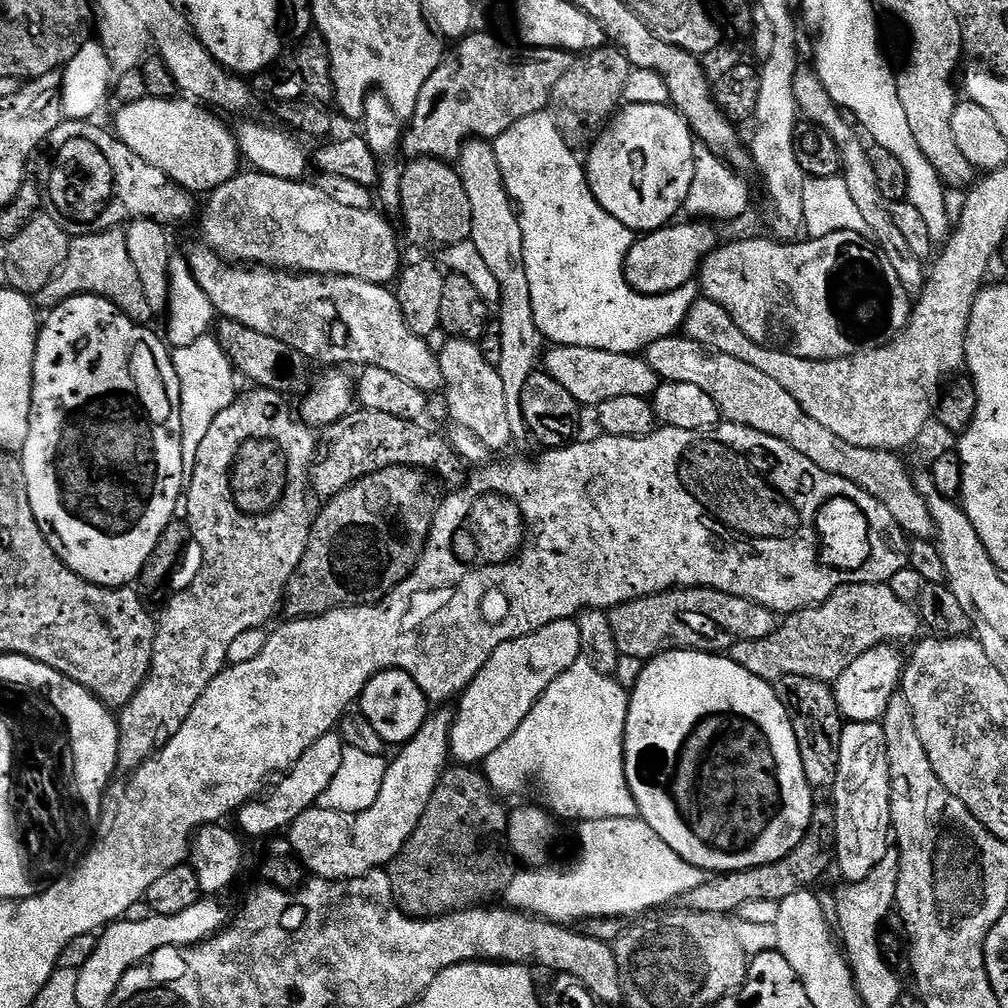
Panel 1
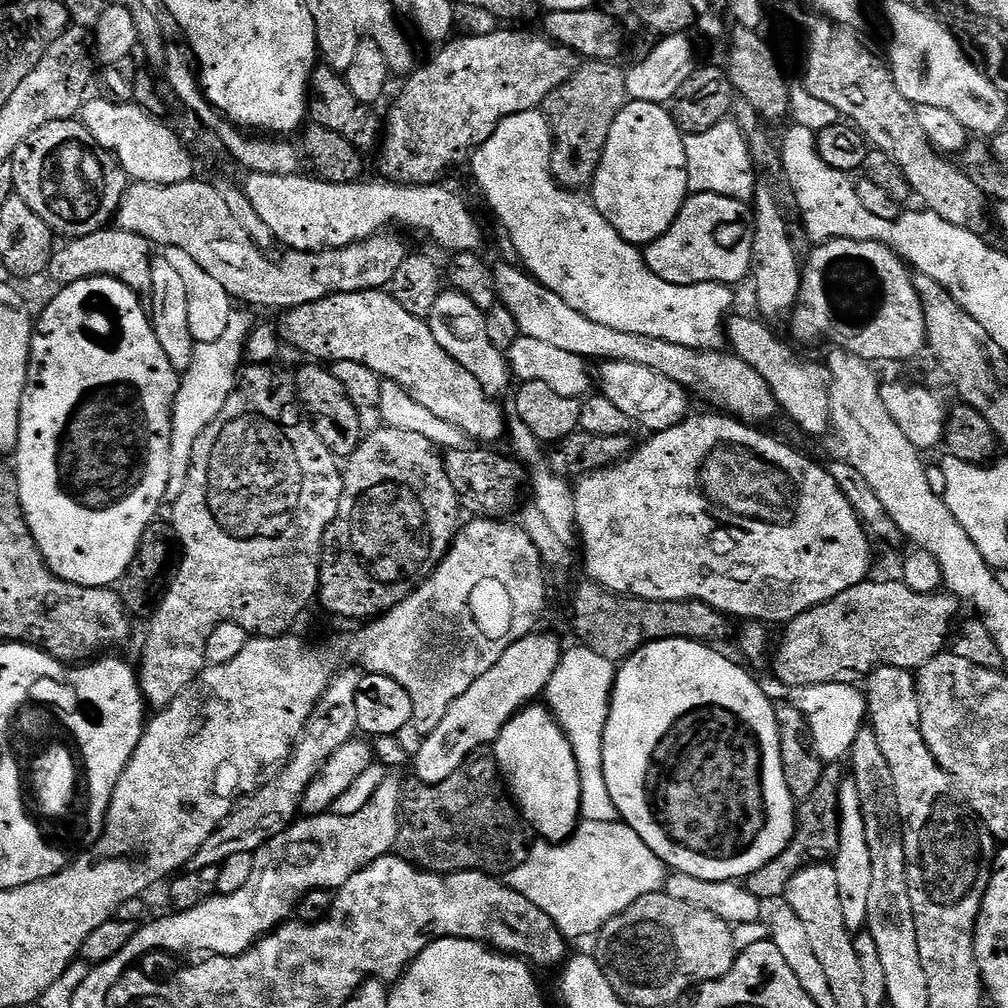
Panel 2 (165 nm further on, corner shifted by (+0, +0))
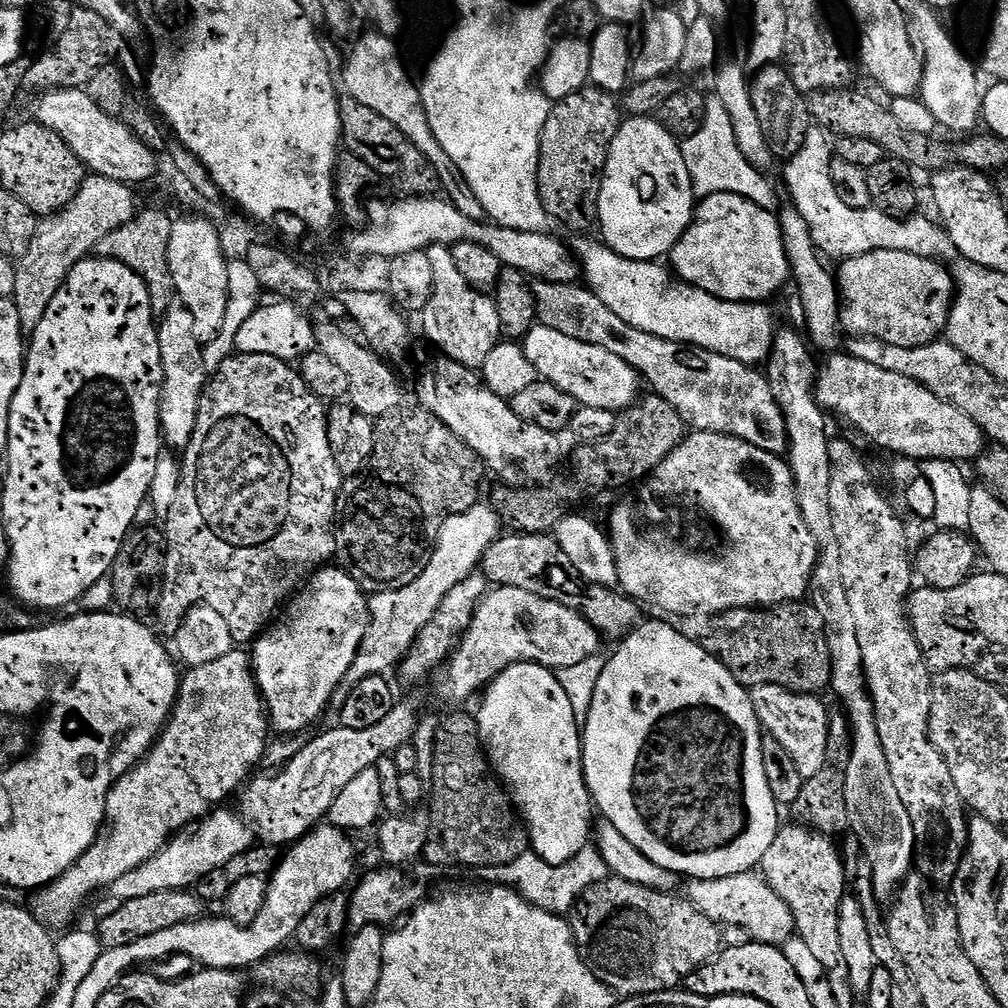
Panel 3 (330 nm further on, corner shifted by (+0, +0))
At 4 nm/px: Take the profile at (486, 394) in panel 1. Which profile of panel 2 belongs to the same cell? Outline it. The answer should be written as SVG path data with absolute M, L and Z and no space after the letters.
M444 290L441 291L438 302L434 302L434 310L430 310L426 319L434 338L438 338L438 346L442 346L442 350L446 350L446 354L450 354L454 362L466 366L466 370L470 370L470 374L478 378L482 390L488 396L499 397L499 392L510 381L510 369L507 355L499 353L490 343L486 334L484 312L478 310L478 306L474 306L474 302L470 302L470 298L466 298L461 292Z

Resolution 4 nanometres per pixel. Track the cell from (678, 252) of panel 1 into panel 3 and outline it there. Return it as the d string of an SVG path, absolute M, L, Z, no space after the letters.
M738 194L703 197L695 205L692 224L672 247L671 260L671 271L683 283L730 302L767 301L767 296L774 295L790 280L788 255L777 213Z

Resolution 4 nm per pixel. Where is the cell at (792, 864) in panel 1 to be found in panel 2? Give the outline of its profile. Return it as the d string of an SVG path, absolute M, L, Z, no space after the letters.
M836 762L825 765L824 775L828 778L818 782L818 788L799 805L798 812L802 819L786 850L782 850L778 858L766 862L762 870L754 870L754 874L746 878L746 887L750 890L750 894L754 894L754 898L758 898L761 902L776 899L779 901L790 886L790 878L794 878L794 874L798 874L810 864L826 864L835 861L840 849L841 781L830 780L830 778L841 774L840 767L842 766Z

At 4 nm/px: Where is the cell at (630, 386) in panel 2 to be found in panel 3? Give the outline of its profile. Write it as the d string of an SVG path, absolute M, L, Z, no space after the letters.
M537 323L535 328L531 328L524 335L522 347L524 356L530 362L530 366L534 366L537 377L558 386L558 390L566 390L576 399L577 405L594 410L610 410L619 414L624 409L631 408L637 400L641 399L642 377L640 373L626 362L622 362L622 358L618 358L618 354L610 354L610 350L602 350L602 346L590 346L590 342L570 338L567 334L561 334L559 330Z

